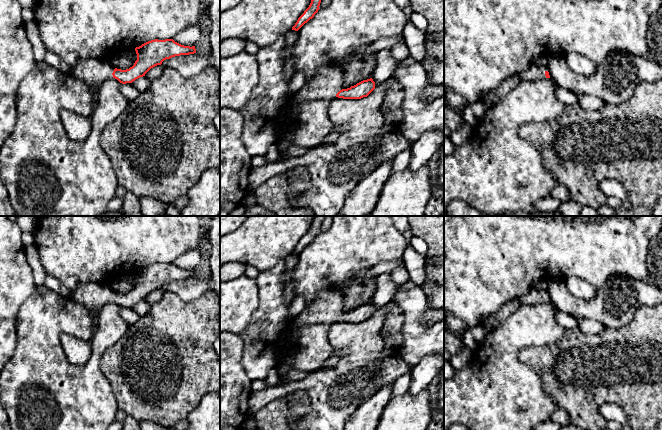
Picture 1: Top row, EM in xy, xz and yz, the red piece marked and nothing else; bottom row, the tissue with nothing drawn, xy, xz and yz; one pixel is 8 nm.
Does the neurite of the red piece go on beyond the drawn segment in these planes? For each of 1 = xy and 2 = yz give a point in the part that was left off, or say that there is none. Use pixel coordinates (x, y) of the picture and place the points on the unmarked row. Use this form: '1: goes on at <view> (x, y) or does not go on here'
1: goes on at xy (94, 296)
2: goes on at yz (534, 297)

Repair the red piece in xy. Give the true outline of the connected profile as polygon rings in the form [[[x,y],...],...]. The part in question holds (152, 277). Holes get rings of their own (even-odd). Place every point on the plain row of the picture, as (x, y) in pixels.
[[[173,263],[151,264],[136,271],[135,275],[137,284],[129,293],[114,292],[108,282],[95,282],[81,285],[72,291],[72,298],[86,306],[92,315],[96,315],[108,303],[115,302],[122,308],[132,307],[166,283],[196,277],[195,270],[184,270]]]

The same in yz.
[[[531,289],[528,294],[520,299],[520,303],[526,305],[537,305],[544,302],[550,302],[548,291]]]

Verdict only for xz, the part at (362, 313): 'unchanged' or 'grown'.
grown

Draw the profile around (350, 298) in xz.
[[[352,284],[340,295],[342,301],[342,313],[356,309],[362,291],[362,284]]]

